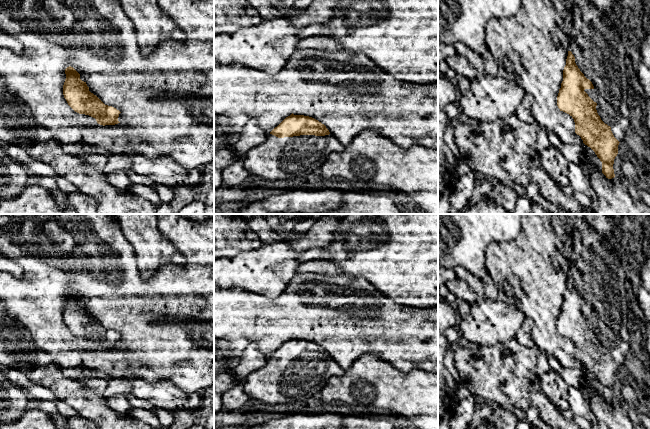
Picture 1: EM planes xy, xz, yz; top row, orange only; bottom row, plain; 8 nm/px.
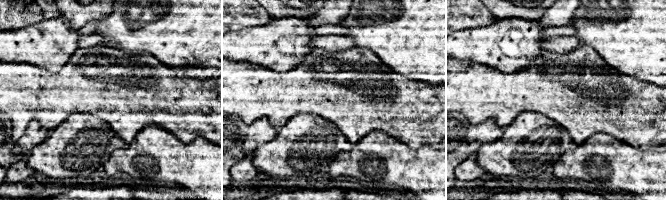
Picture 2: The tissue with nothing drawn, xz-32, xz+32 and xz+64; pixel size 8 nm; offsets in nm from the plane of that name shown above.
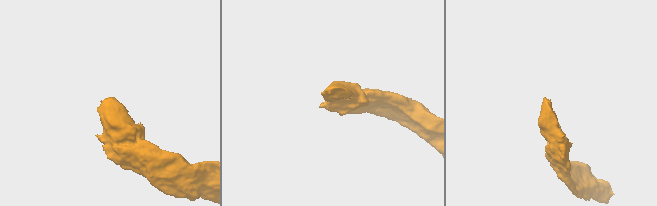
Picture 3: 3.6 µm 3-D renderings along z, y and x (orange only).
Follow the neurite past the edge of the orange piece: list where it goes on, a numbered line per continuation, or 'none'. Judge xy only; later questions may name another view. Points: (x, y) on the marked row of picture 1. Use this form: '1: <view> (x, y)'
none

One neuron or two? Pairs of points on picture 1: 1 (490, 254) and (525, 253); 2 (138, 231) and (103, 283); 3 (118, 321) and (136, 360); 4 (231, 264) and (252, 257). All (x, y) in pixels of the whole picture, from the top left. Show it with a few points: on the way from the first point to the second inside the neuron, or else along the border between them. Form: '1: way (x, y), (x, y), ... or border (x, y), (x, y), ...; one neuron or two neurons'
1: way (499, 254), (516, 254); one neuron
2: border (117, 224), (122, 235), (131, 246); two neurons
3: way (127, 331), (127, 345), (132, 350); one neuron
4: way (236, 264), (247, 262); one neuron

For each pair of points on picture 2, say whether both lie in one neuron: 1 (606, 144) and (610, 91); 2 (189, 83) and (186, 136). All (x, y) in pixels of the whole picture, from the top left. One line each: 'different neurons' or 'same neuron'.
1: different neurons
2: same neuron

